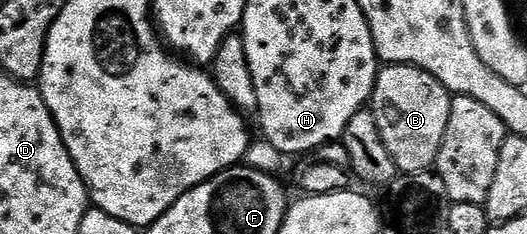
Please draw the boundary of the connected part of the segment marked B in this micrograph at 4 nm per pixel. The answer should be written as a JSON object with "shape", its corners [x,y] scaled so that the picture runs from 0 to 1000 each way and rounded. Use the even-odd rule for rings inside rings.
{"shape":[[[732,278],[719,291],[706,479],[721,594],[757,744],[806,739],[825,718],[831,650],[843,611],[843,560],[850,560],[856,427],[858,402],[797,286]]]}

